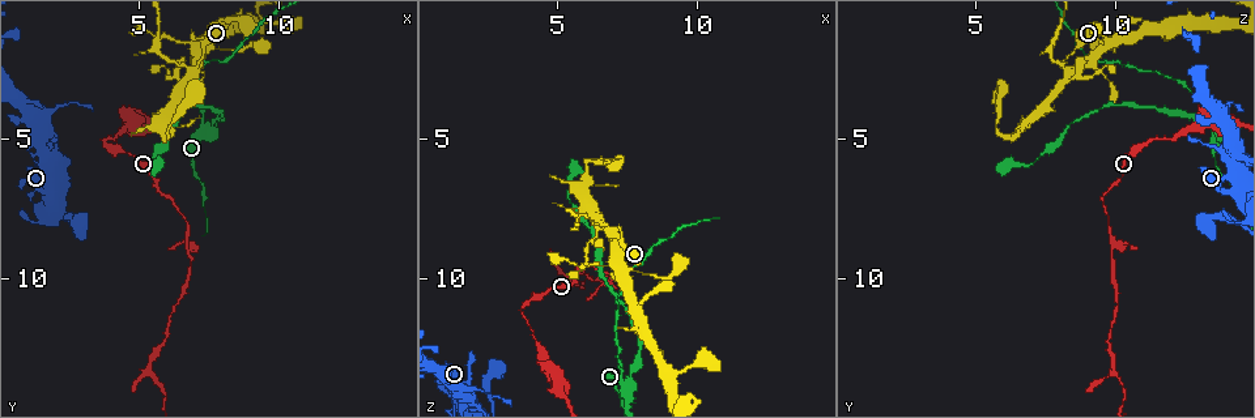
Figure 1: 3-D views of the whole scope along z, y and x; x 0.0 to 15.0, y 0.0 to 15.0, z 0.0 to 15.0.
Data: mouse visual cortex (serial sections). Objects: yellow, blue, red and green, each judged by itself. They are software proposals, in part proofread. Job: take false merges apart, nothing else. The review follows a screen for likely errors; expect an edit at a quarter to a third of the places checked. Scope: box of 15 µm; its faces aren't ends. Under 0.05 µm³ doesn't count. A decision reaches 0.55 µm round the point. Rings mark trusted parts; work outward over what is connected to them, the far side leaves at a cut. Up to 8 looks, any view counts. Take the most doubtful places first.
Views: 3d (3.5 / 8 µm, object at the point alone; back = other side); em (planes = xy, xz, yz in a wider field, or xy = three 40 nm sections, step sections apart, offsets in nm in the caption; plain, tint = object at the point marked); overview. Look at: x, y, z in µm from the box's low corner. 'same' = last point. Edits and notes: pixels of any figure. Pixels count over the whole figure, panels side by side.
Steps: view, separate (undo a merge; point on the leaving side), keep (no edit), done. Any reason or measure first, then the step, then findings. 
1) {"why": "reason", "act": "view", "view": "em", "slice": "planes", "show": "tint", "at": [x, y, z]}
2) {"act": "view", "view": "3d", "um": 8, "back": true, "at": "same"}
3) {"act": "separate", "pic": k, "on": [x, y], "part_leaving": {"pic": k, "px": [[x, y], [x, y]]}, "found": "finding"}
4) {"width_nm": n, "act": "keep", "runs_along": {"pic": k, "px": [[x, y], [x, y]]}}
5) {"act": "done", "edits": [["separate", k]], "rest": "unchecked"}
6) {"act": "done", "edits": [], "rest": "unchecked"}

{"why": "thick turns thin", "act": "view", "view": "3d", "um": 3.5, "at": [6.9, 2.6, 8.4]}

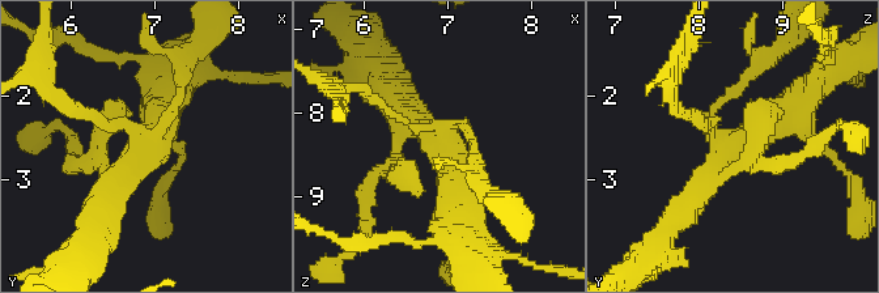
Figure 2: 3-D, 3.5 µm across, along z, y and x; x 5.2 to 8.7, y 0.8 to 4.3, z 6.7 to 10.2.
{"why": "need the tissue", "act": "view", "view": "em", "slice": "xy", "step": 1, "show": "plain", "at": [6.90, 2.60, 8.30]}

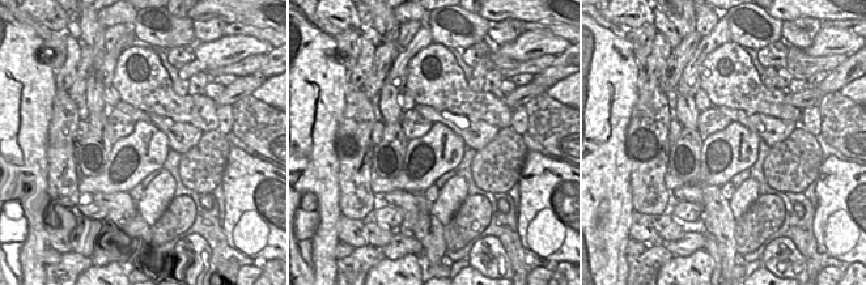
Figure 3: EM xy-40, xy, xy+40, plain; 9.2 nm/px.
{"act": "view", "view": "em", "slice": "xy", "step": 1, "show": "tint", "at": "same"}

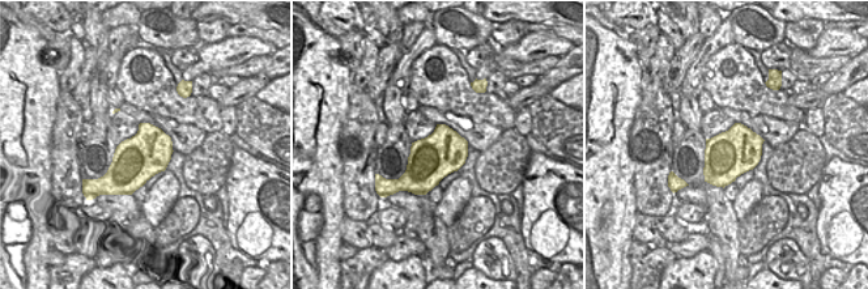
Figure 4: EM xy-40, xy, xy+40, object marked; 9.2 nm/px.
{"act": "separate", "pic": 2, "on": [76, 113], "part_leaving": {"pic": 2, "px": [[109, 127], [41, 79], [37, 39]]}, "found": "a second cell is stuck on"}

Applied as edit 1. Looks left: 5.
{"why": "arms part here", "act": "view", "view": "3d", "um": 3.5, "at": [6.6, 8.7, 9.9]}

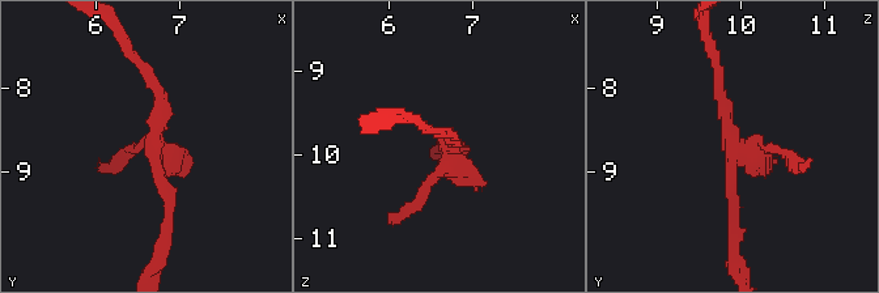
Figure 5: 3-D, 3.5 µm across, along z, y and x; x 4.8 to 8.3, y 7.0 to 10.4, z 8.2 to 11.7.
{"act": "separate", "pic": 5, "on": [423, 195], "part_leaving": {"pic": 5, "px": [[451, 156], [467, 177], [483, 183]]}, "found": "two cells meet here"}

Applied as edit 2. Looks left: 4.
{"why": "redraw", "act": "view", "view": "overview"}

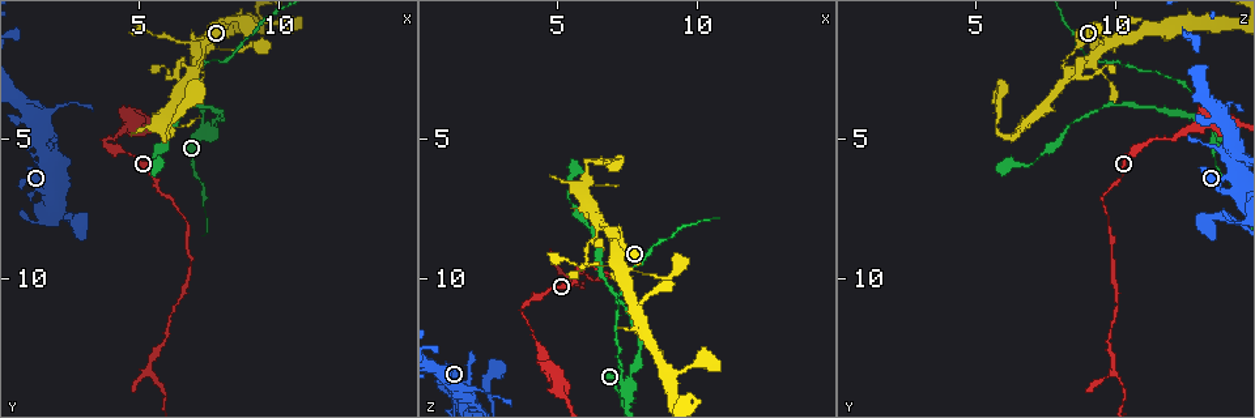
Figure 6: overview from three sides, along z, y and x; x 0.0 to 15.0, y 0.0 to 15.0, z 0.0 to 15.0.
{"why": "a fork", "act": "view", "view": "em", "slice": "planes", "show": "tint", "at": [5.5, 13.0, 9.9]}

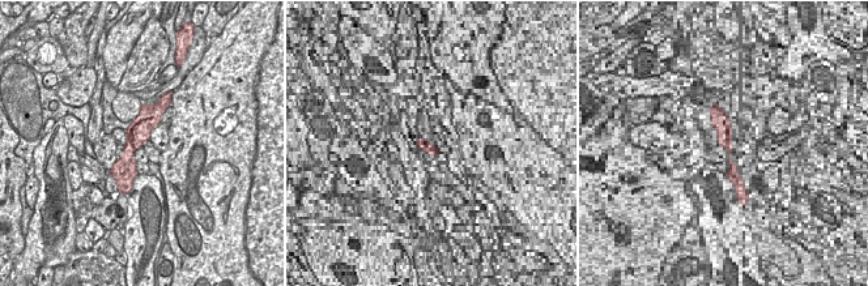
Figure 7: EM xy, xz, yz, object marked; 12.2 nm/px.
{"act": "view", "view": "3d", "um": 3.5, "at": "same"}

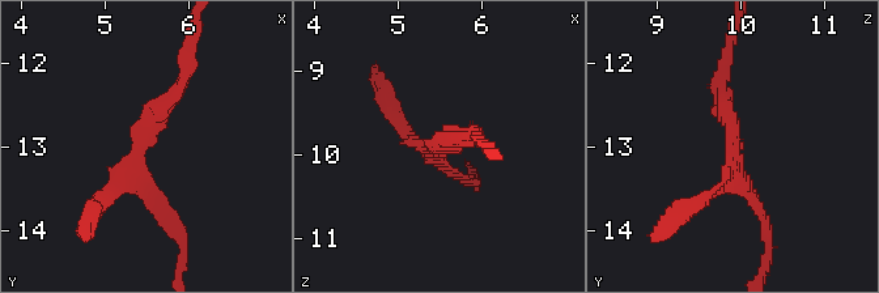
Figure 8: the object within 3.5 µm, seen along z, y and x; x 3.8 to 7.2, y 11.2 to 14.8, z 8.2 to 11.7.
{"act": "keep", "runs_along": {"pic": 7, "px": [[152, 107], [130, 149], [126, 186]]}, "found": "all the same cell"}

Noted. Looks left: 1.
{"act": "done", "edits": [["separate", 2], ["separate", 5]], "rest": "unchecked"}

